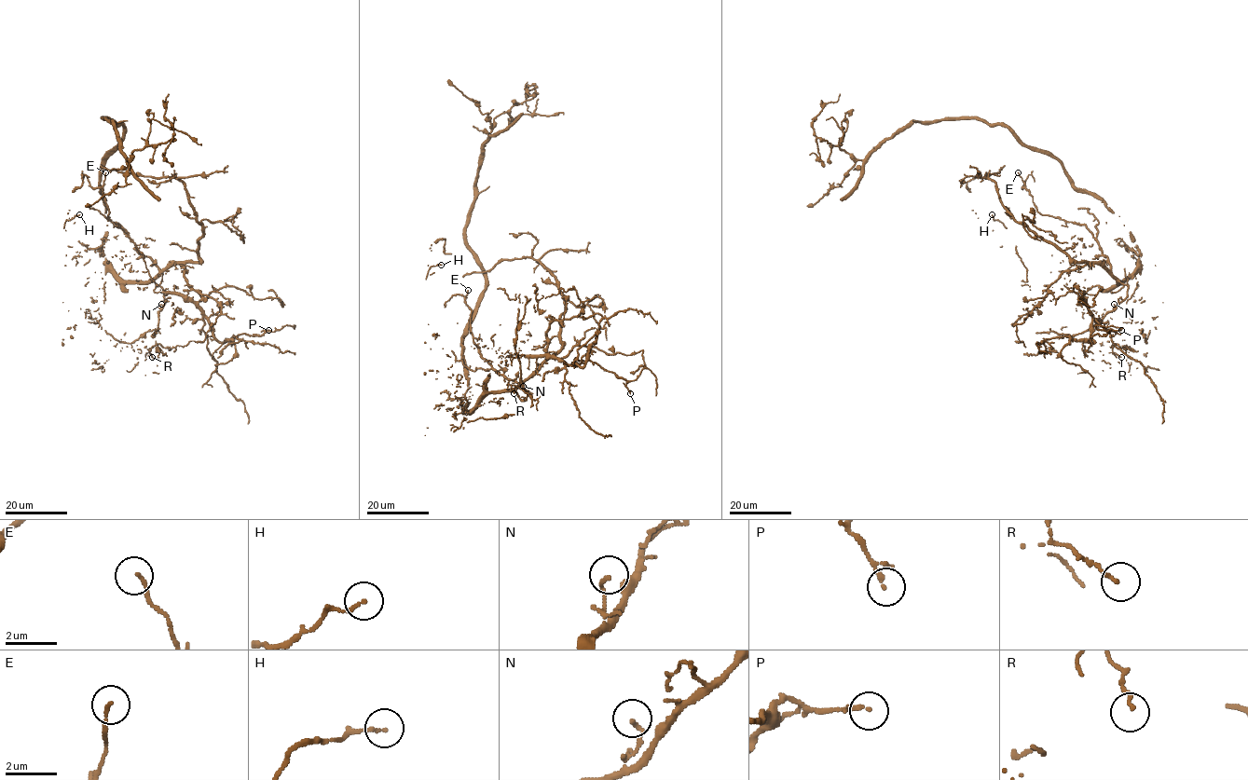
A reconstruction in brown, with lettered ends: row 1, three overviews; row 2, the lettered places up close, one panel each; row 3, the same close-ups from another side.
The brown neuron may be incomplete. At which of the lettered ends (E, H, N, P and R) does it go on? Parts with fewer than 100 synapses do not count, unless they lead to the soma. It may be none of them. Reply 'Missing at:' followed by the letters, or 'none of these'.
Missing at: none of these

